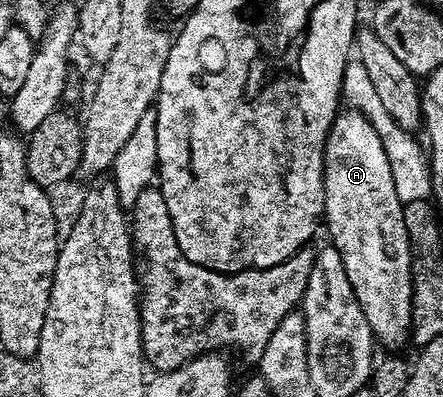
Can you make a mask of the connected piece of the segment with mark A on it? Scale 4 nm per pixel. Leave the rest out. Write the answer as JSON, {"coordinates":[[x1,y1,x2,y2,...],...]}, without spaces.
{"coordinates":[[348,107,337,112,336,118,328,132,328,138,324,144,324,215,323,224,328,225,328,233,332,236,331,244,342,255,342,267,346,267,346,279,350,279,350,287,362,307,362,315,366,315,366,323,370,323,370,331,377,342,385,345,385,350,400,351,400,348,410,341,412,327,412,256,410,255,410,243,406,235,406,223,404,222,404,206,398,199,398,191,394,191,394,175,390,175,390,159,386,159,386,151,382,147,382,139,378,139,378,131,358,110]]}

